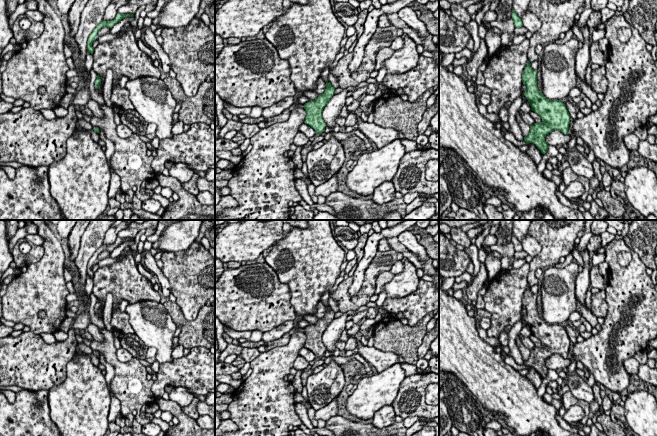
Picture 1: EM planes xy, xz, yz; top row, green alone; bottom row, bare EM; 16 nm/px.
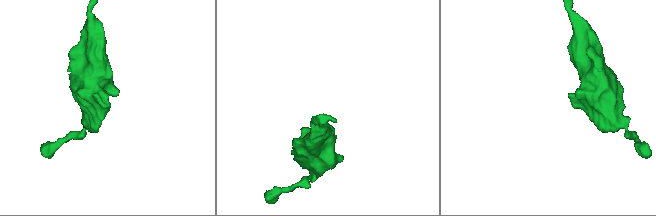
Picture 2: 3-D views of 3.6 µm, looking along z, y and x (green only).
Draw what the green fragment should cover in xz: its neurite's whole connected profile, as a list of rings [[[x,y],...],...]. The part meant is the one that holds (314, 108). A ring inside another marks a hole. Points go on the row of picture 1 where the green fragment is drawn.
[[[326,82],[326,89],[323,94],[318,95],[315,100],[310,100],[304,104],[306,117],[304,123],[315,130],[317,135],[322,133],[327,126],[322,117],[324,107],[335,94],[335,88],[330,82]]]

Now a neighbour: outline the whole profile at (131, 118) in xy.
[[[135,109],[125,110],[119,115],[121,123],[126,125],[134,134],[146,136],[148,123]]]

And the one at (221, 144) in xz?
[[[218,138],[215,141],[215,153],[217,151],[231,151],[233,149],[239,148],[240,144],[225,138]]]

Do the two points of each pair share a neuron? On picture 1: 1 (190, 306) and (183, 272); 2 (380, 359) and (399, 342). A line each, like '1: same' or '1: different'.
1: same
2: different

